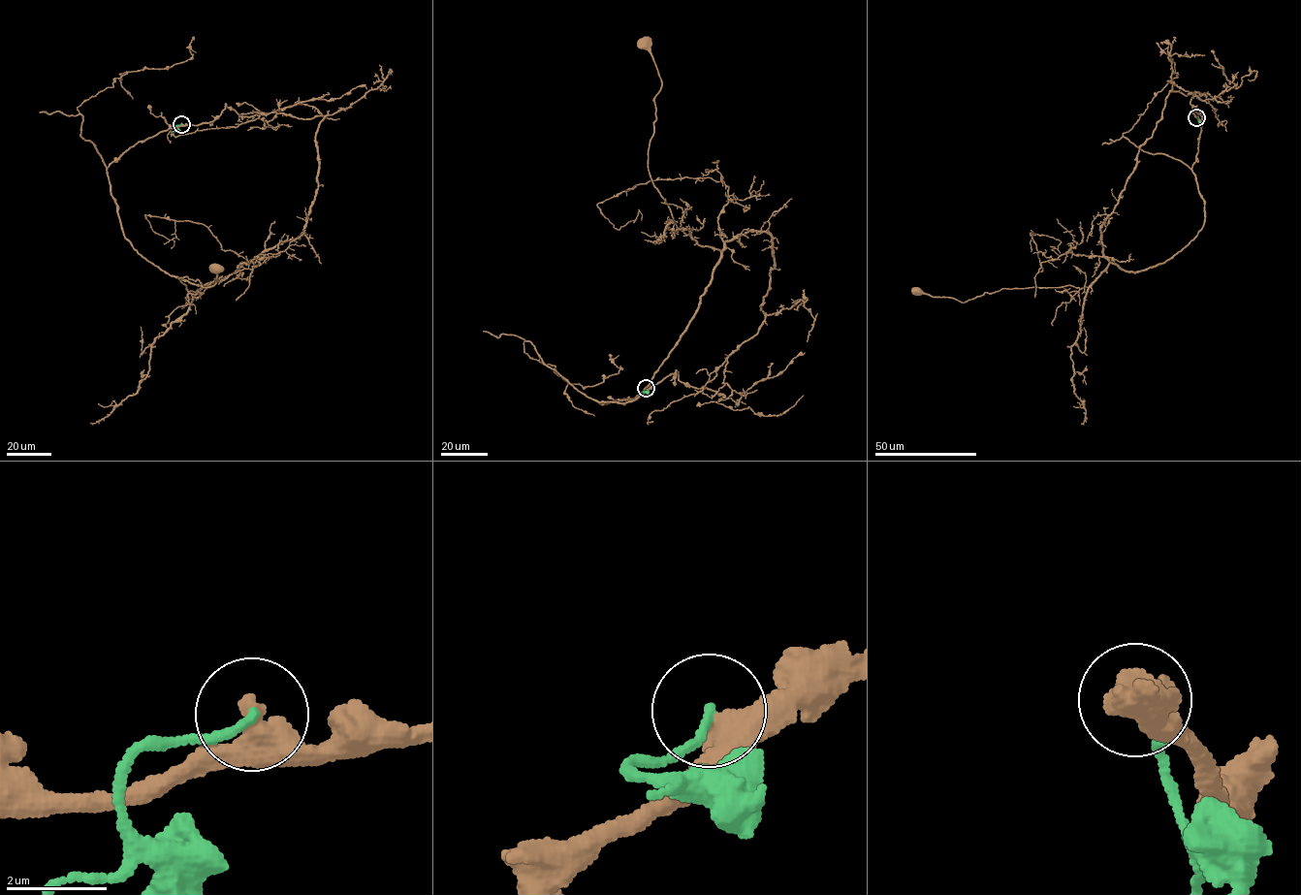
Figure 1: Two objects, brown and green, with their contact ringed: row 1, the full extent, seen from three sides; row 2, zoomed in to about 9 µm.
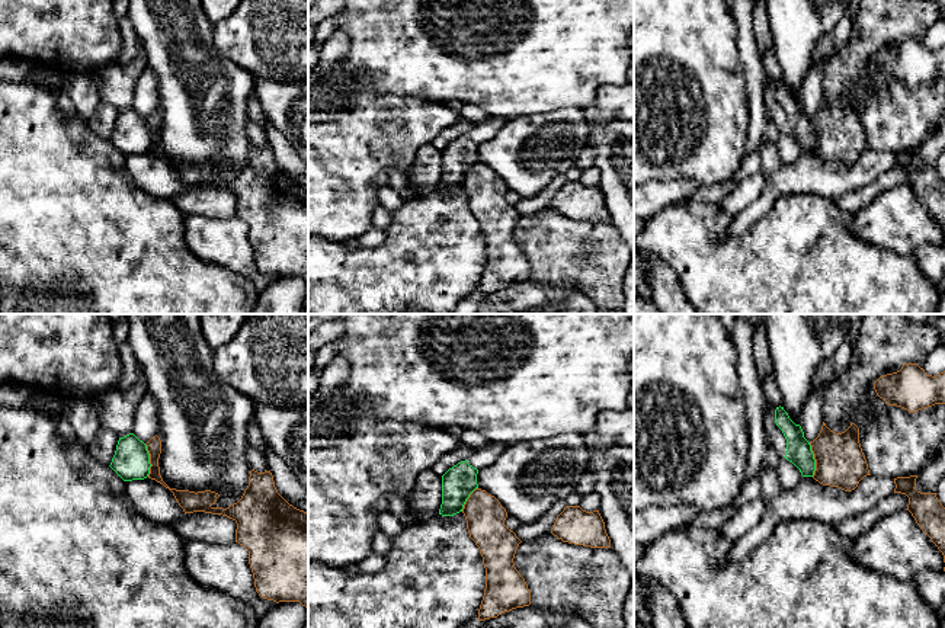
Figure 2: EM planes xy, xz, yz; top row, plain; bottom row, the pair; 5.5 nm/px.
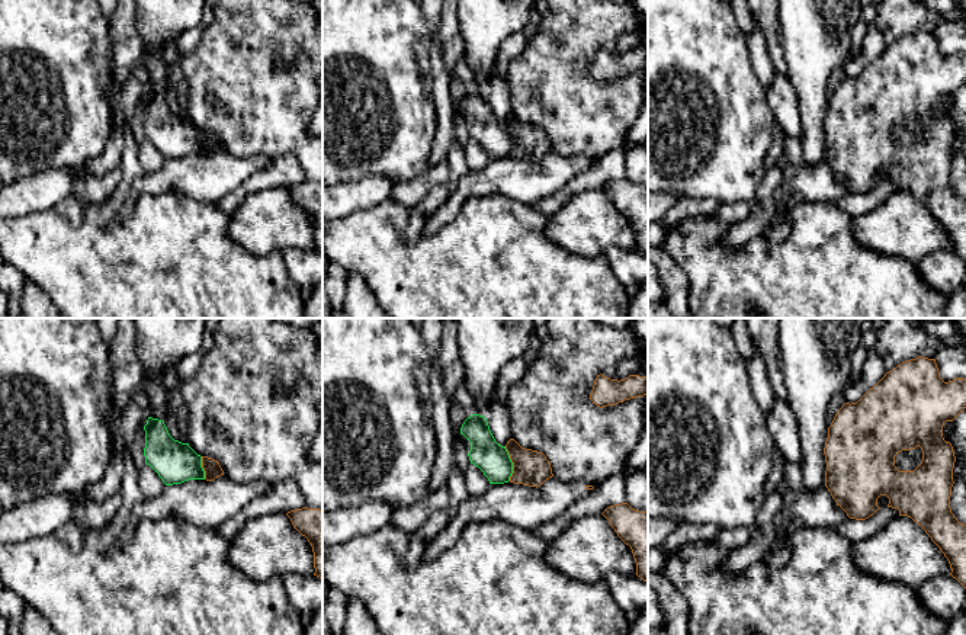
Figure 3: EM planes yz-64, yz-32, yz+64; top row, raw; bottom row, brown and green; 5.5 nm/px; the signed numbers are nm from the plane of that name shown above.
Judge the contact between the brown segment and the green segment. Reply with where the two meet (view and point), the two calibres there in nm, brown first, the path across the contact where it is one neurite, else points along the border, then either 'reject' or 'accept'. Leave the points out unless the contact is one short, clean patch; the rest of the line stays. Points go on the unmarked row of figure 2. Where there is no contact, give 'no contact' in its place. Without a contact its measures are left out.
yz (814, 133) | 280/140 nm | along yz (809, 117), (814, 134), (813, 150) | reject

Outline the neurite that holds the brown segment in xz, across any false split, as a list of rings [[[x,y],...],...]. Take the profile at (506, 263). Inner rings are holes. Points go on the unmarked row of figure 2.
[[[475,163],[467,173],[462,188],[470,212],[478,221],[486,243],[478,295],[529,281],[531,266],[513,237],[522,215],[504,199],[506,183],[494,170]]]

